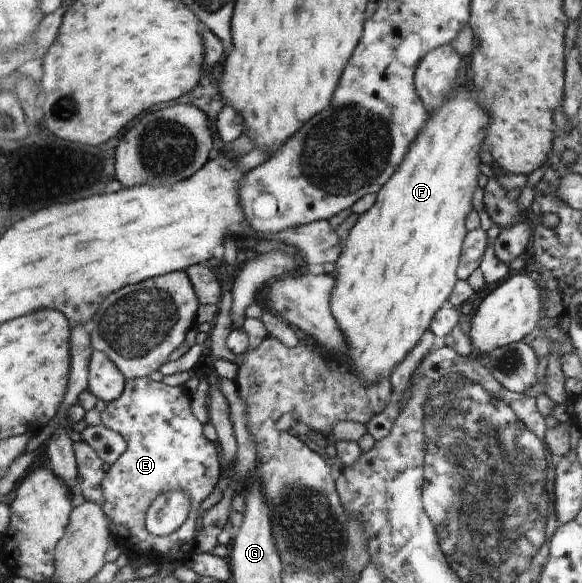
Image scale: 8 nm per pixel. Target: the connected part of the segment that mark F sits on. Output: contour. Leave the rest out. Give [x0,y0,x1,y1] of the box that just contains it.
[330,87,491,382]

